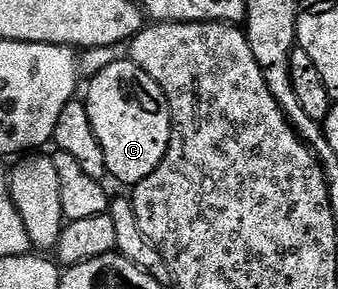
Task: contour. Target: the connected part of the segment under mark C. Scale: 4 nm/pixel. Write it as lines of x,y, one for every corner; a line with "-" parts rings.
120,59
96,77
90,78
85,96
85,104
89,111
89,123
93,123
93,131
97,135
97,143
101,143
101,151
105,151
105,163
108,174
119,181
124,181
127,187
134,187
141,179
153,175
153,171
165,159
167,144
171,138
171,108
157,83
141,71
129,59

